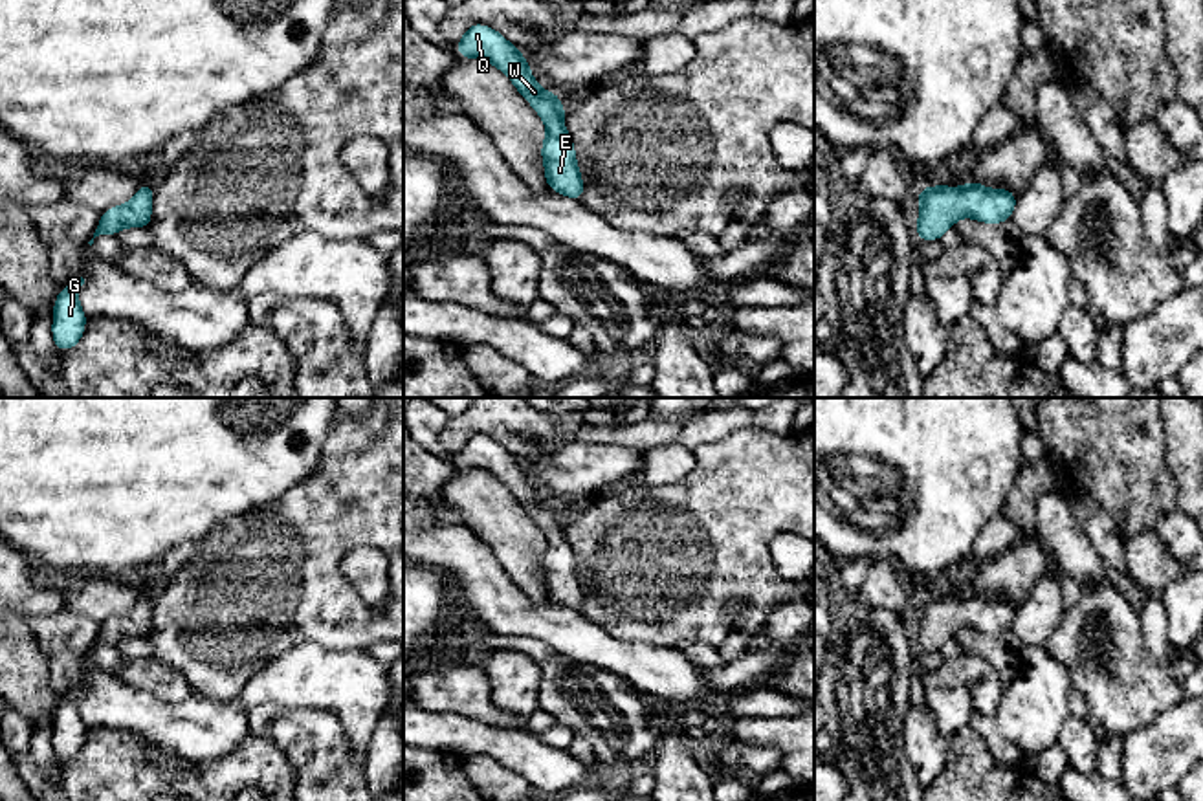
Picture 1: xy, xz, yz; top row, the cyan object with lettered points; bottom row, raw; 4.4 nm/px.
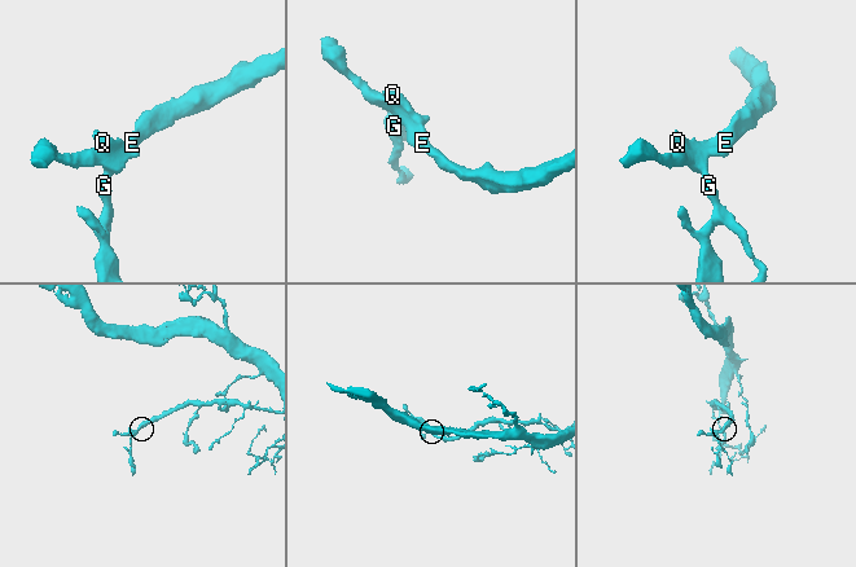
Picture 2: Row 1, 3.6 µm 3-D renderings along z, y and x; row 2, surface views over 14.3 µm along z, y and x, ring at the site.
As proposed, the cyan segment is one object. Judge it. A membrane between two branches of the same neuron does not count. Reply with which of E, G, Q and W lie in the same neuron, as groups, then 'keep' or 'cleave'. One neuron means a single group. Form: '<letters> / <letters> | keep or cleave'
E G Q W | keep

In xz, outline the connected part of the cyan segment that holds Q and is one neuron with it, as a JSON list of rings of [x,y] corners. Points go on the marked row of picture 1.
[[[484,24],[469,26],[455,49],[464,59],[484,59],[502,70],[519,93],[534,106],[546,125],[545,143],[541,147],[545,180],[554,192],[579,200],[585,185],[576,161],[572,137],[563,125],[567,108],[556,92],[543,90],[532,77],[530,64],[523,53],[499,31]]]

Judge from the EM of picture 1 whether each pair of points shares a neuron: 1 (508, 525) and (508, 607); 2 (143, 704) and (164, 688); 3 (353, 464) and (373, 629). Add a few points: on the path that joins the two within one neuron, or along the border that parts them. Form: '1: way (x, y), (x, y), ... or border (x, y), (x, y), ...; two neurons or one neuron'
1: border (483, 541), (529, 596), (545, 600); two neurons
2: border (118, 673), (167, 701), (182, 701), (191, 693); two neurons
3: way (340, 504), (329, 515), (329, 585), (332, 589); one neuron

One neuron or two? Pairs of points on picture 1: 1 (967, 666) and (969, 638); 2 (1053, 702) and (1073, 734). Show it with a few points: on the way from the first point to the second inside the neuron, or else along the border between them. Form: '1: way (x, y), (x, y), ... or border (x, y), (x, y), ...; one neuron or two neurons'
1: border (963, 651), (980, 657), (1000, 682); two neurons
2: border (1071, 715), (1057, 741); two neurons

